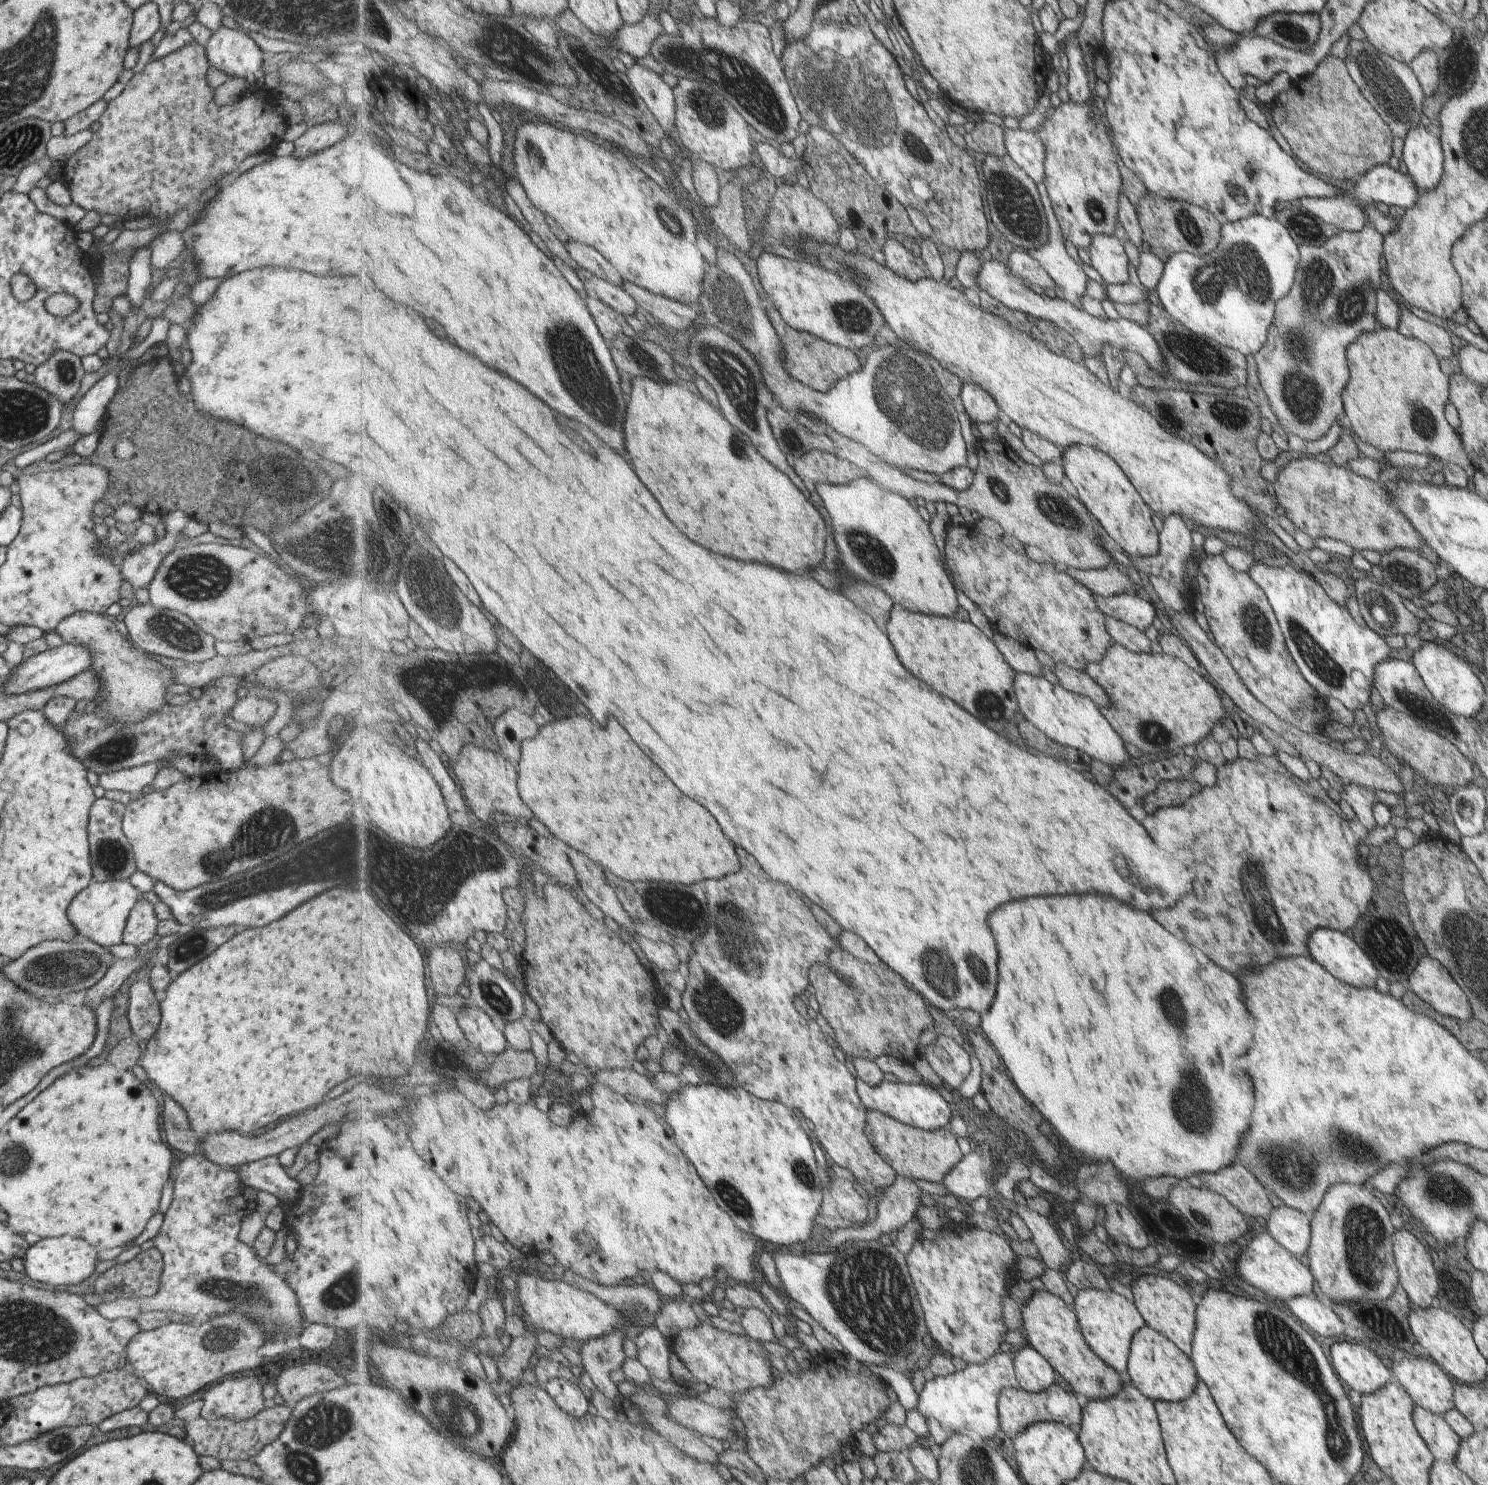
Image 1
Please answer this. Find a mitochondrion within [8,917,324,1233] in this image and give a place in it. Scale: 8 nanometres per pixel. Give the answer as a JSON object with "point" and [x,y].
{"point":[50,970]}

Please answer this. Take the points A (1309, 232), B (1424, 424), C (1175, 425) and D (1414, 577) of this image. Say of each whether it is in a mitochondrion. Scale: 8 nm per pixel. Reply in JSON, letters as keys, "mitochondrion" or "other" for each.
{"A":"mitochondrion","B":"mitochondrion","C":"mitochondrion","D":"mitochondrion"}

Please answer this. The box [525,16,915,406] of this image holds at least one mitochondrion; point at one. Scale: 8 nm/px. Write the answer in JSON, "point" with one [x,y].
{"point":[839,86]}

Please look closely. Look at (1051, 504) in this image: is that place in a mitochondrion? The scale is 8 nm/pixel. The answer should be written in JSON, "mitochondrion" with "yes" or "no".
{"mitochondrion":"yes"}

